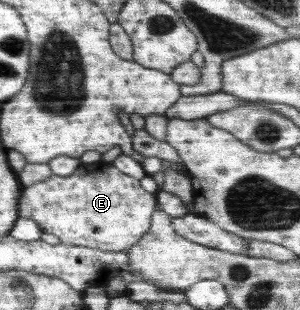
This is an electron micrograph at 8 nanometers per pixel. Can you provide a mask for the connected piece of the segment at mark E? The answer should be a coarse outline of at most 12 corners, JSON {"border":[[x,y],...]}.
{"border":[[103,159],[25,187],[61,243],[127,252],[155,193]]}

